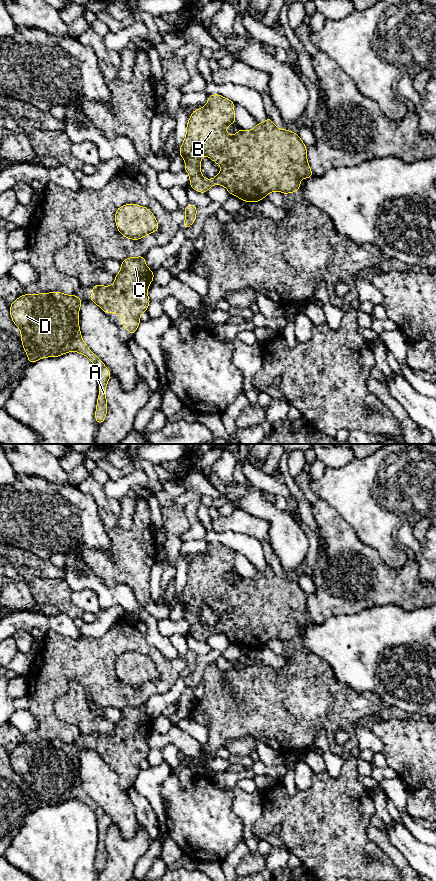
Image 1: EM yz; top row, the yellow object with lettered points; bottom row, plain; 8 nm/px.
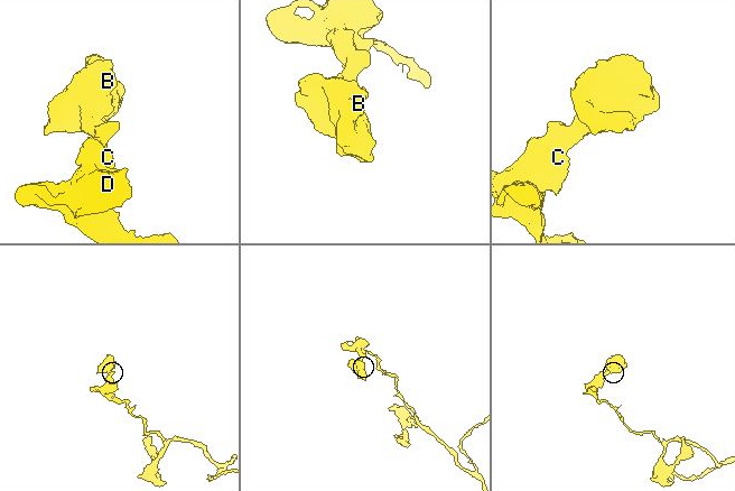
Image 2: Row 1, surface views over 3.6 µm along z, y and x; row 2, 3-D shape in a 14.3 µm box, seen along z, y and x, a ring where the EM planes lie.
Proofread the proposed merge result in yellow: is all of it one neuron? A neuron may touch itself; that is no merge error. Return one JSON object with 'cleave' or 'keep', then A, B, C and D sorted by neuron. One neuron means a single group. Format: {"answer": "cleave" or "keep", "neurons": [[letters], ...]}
{"answer": "keep", "neurons": [["A", "B", "C", "D"]]}

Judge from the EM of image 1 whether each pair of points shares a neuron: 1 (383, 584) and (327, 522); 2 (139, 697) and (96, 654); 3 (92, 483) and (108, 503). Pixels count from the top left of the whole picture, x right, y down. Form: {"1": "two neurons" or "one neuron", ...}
{"1": "one neuron", "2": "one neuron", "3": "one neuron"}

